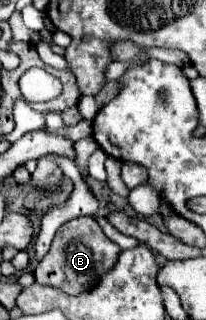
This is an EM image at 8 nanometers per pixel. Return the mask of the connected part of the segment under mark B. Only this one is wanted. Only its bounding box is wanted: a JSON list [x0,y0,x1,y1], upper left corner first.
[35,217,121,295]

